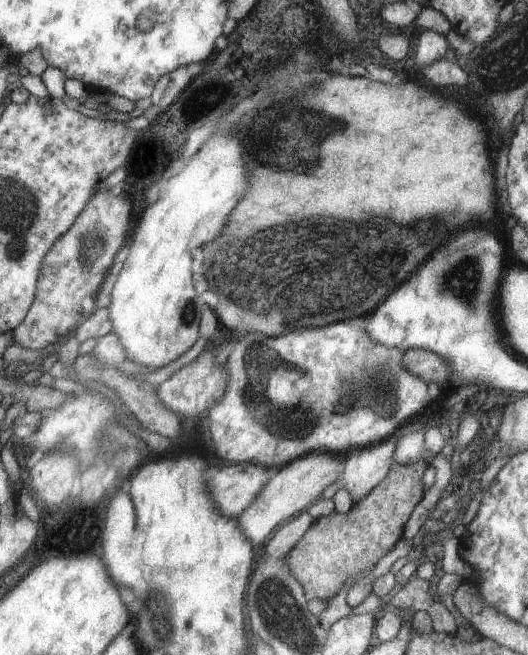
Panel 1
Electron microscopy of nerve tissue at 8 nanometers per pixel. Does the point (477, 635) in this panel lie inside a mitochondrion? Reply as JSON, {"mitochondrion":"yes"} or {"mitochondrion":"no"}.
{"mitochondrion":"no"}

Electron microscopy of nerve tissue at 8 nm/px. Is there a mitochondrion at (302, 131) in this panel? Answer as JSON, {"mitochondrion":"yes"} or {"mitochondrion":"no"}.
{"mitochondrion":"yes"}

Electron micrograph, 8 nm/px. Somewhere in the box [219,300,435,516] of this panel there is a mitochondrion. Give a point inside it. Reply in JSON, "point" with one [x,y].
{"point":[264,368]}

